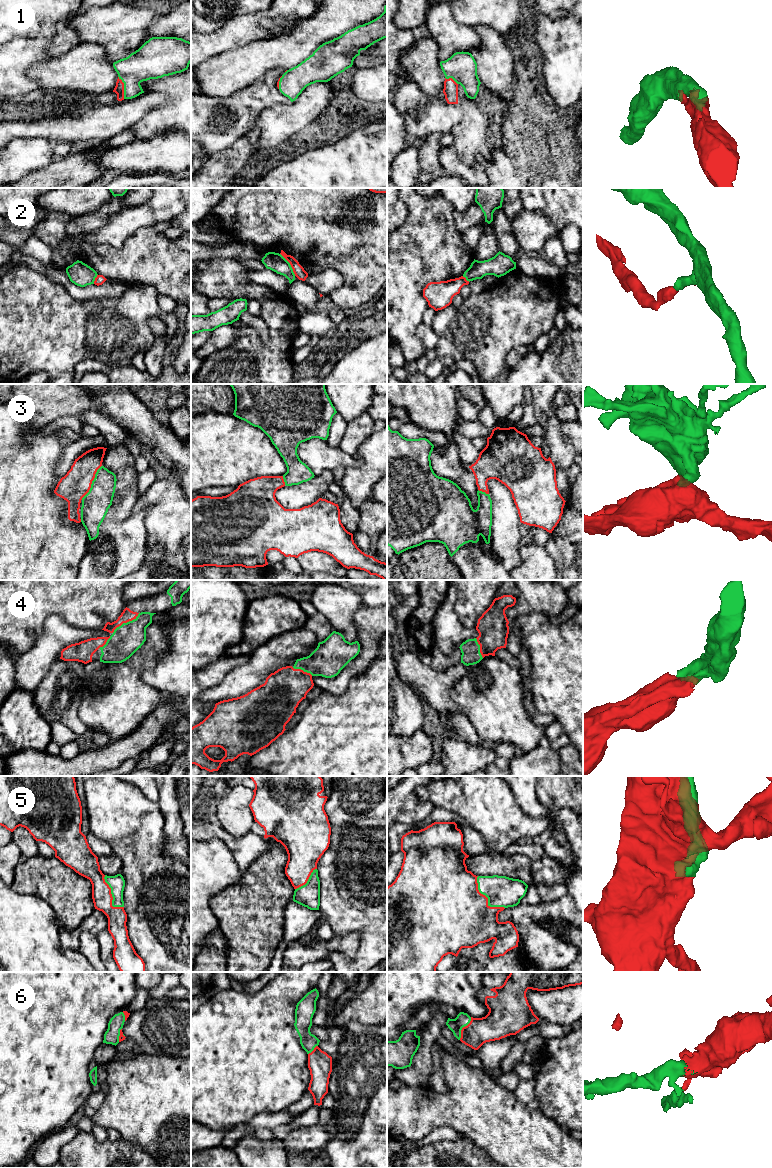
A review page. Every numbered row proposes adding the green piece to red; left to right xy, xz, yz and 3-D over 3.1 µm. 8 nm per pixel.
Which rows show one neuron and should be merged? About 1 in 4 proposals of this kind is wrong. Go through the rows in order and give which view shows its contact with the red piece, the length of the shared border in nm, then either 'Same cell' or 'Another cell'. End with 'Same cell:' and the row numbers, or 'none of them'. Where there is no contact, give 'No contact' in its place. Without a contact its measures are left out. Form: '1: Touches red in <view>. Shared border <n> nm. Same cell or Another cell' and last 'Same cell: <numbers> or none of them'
1: Touches red in xy. Shared border 190 nm. Same cell
2: Touches red in xz. Shared border 220 nm. Another cell
3: Touches red in xy. Shared border 320 nm. Same cell
4: Touches red in xy. Shared border 280 nm. Same cell
5: Touches red in yz. Shared border 340 nm. Same cell
6: Touches red in yz. Shared border 200 nm. Same cell
Same cell: 1, 3, 4, 5, 6

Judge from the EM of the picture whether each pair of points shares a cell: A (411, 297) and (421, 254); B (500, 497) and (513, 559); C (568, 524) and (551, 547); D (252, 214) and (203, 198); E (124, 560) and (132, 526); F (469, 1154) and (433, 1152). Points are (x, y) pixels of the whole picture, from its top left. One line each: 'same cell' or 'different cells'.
A: same cell
B: same cell
C: different cells
D: different cells
E: same cell
F: same cell

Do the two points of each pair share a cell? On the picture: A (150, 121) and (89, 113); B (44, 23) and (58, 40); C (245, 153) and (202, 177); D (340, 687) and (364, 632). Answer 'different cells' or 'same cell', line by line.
A: same cell
B: same cell
C: same cell
D: same cell

